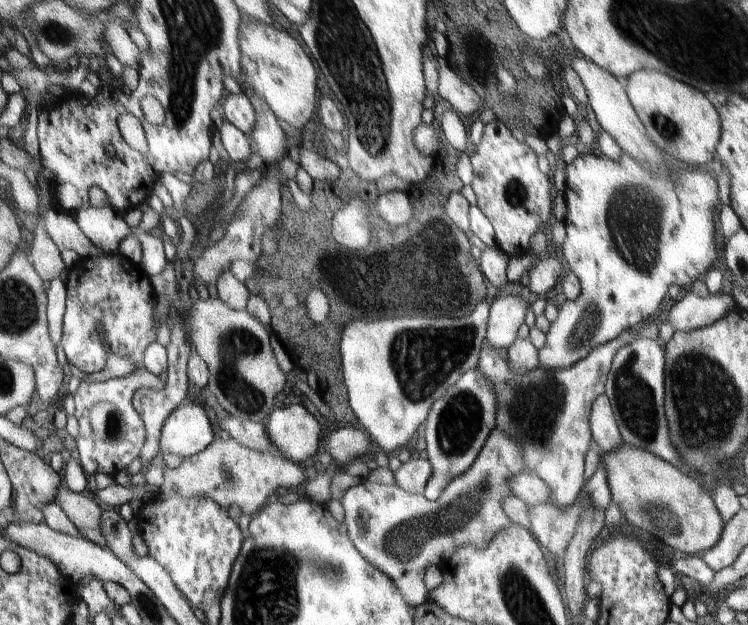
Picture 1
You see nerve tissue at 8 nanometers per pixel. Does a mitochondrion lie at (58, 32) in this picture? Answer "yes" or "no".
yes

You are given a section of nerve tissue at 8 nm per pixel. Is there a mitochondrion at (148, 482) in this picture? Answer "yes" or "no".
no

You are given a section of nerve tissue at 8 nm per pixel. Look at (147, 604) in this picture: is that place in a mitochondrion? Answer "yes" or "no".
yes

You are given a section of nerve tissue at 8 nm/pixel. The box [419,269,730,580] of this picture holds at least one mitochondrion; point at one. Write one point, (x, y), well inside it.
(535, 408)

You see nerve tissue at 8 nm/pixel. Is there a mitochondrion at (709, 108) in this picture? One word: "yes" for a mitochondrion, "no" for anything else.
no

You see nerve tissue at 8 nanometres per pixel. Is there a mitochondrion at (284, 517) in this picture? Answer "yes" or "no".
no

